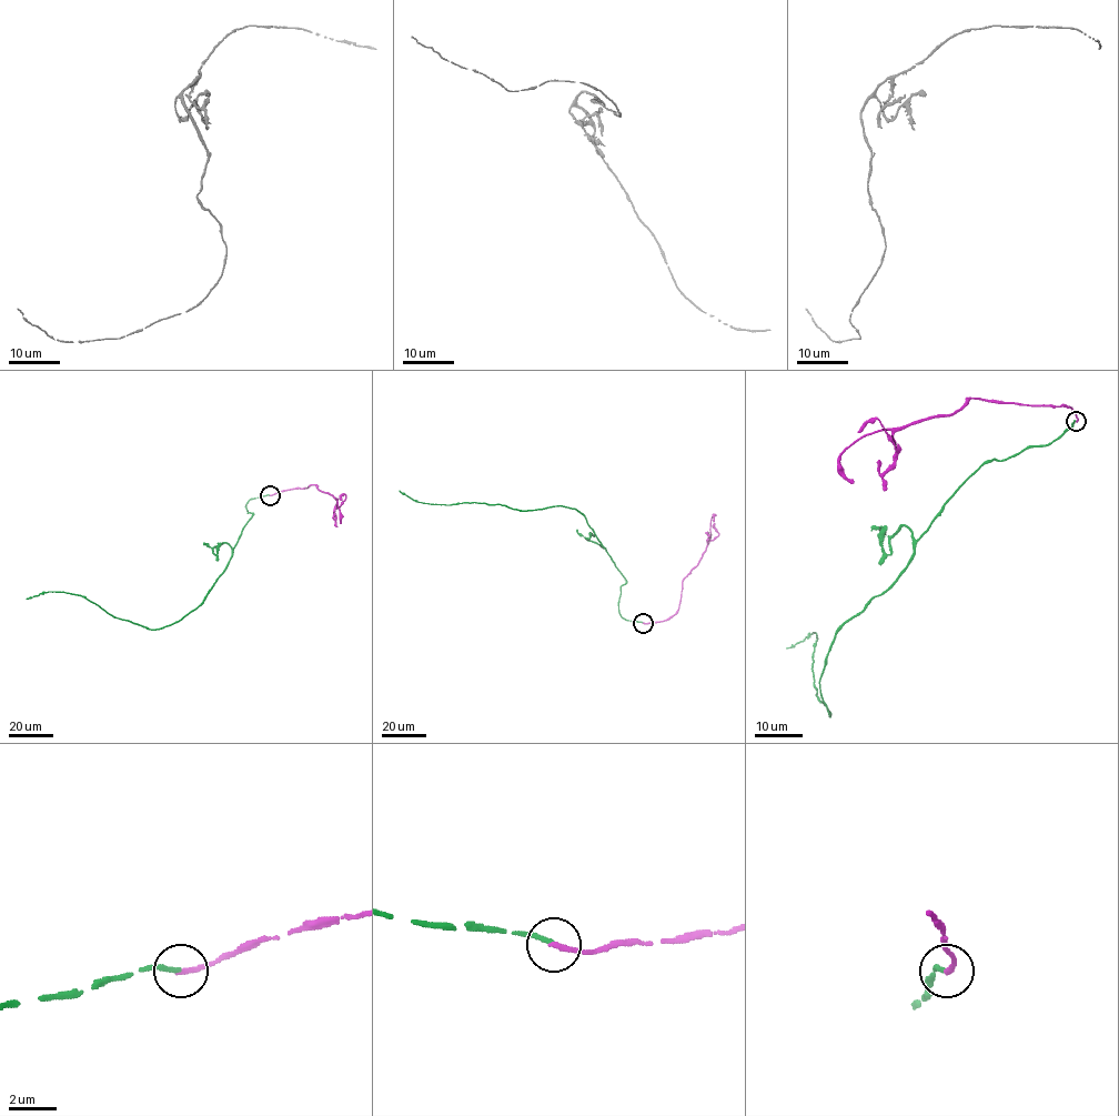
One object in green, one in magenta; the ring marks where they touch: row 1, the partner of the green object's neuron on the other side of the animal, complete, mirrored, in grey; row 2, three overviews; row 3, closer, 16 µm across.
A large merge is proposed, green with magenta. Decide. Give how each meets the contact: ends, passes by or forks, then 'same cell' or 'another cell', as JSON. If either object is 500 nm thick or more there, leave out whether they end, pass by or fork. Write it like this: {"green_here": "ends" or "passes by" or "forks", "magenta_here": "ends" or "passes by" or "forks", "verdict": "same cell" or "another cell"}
{"green_here": "ends", "magenta_here": "ends", "verdict": "same cell"}

